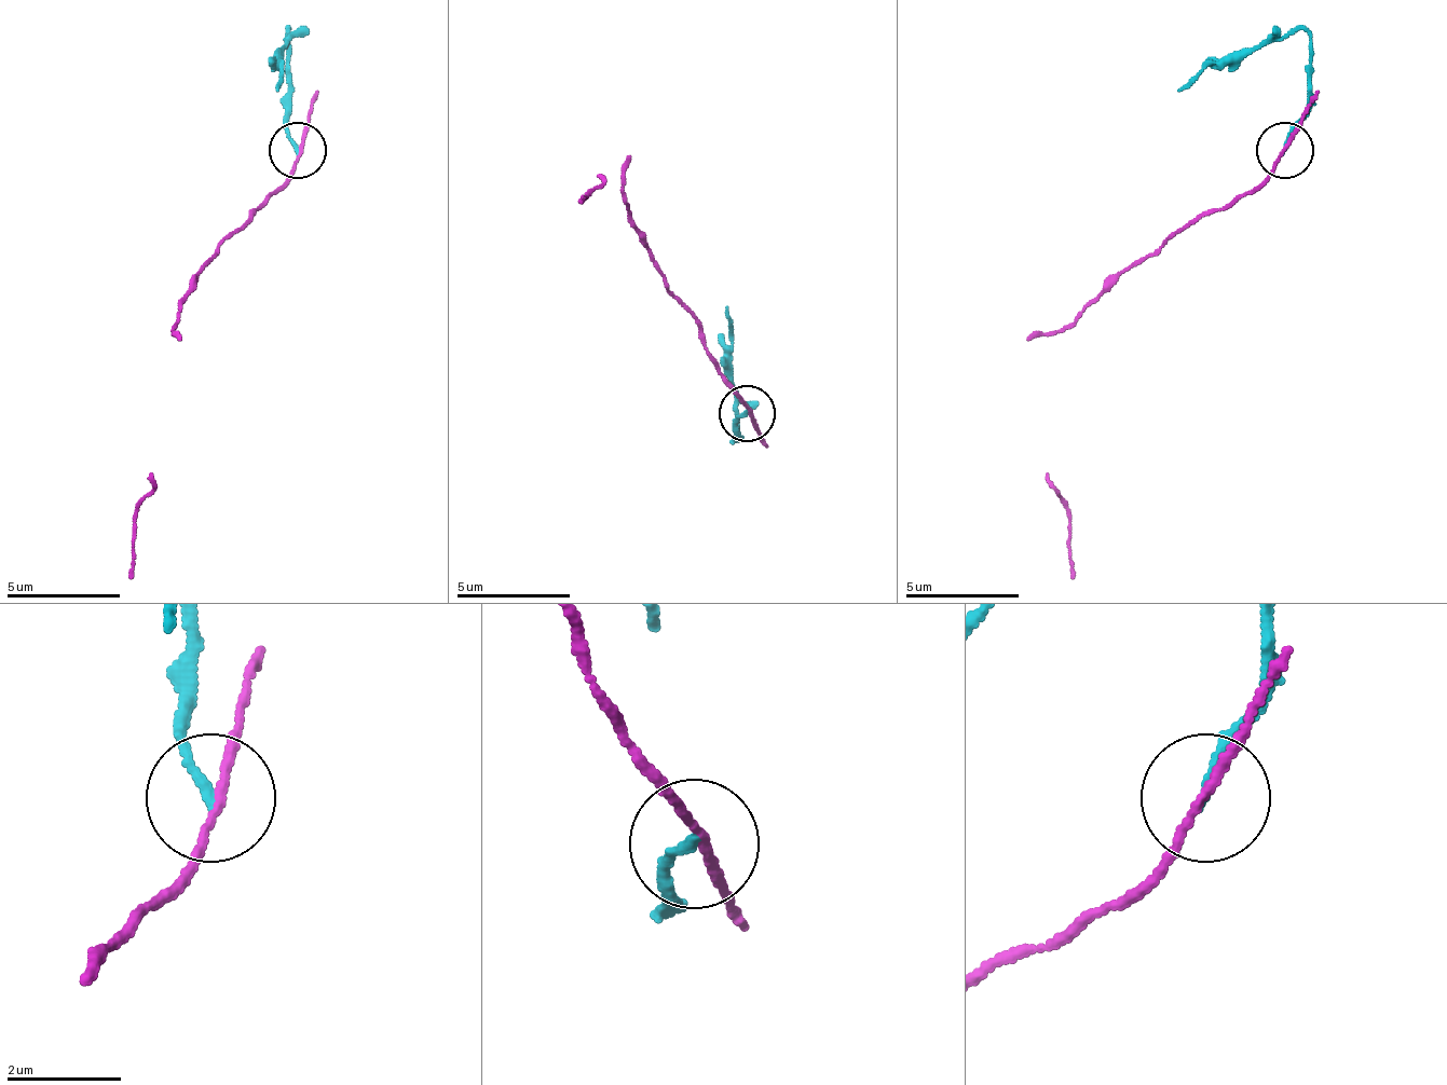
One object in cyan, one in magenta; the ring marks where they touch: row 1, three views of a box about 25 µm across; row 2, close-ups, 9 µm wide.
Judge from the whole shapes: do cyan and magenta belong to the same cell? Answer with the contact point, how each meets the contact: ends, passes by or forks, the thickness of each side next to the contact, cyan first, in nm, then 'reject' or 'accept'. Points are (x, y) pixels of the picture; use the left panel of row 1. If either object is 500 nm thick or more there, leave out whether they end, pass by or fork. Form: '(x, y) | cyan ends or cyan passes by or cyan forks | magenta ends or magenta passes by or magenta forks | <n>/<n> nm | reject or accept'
(297, 150) | cyan ends | magenta passes by | 170/140 nm | reject

